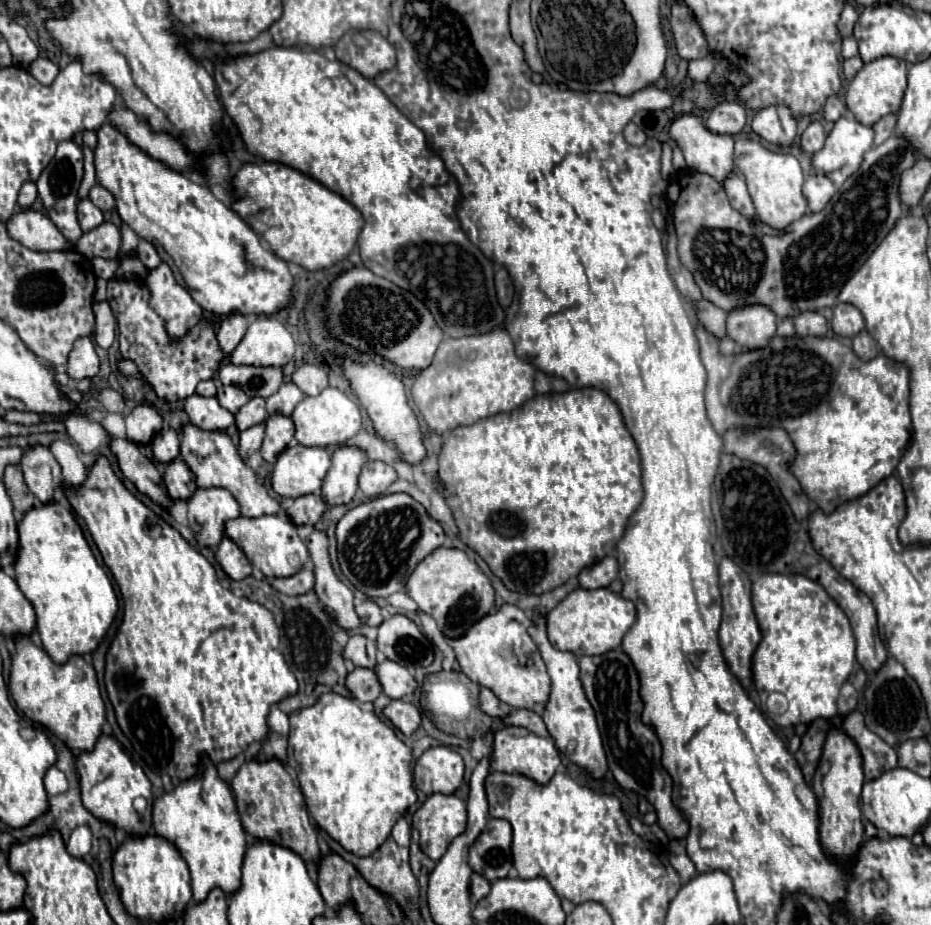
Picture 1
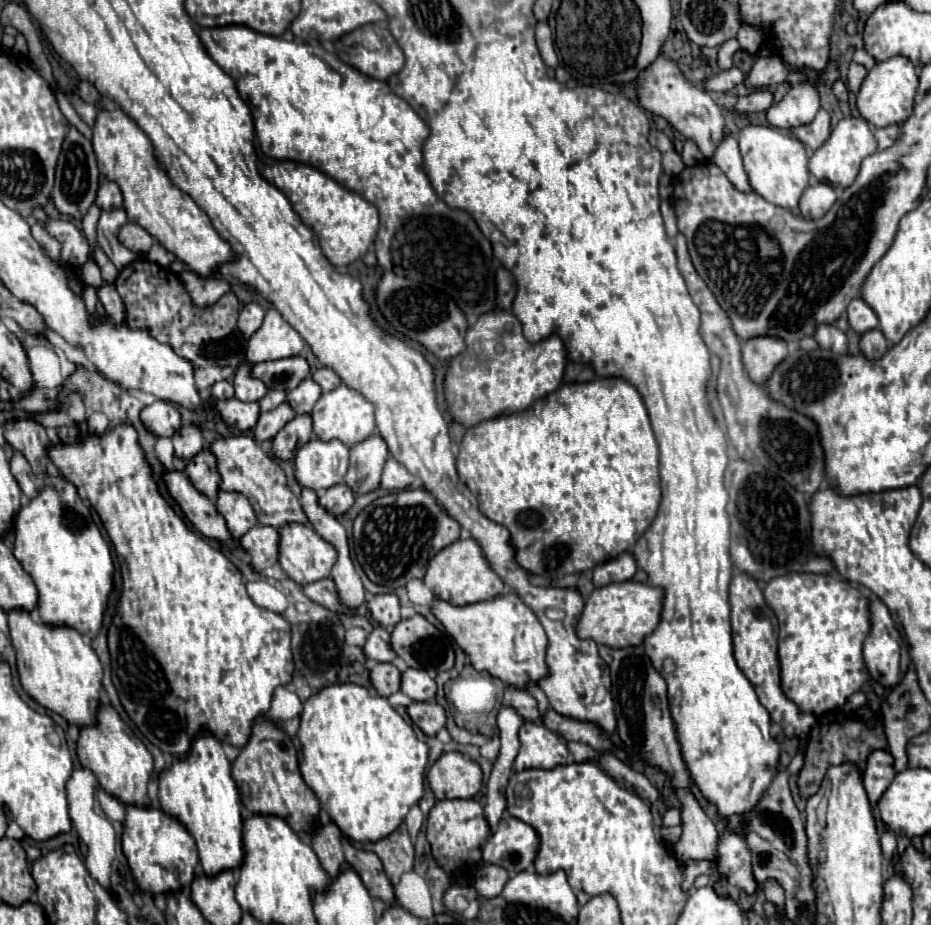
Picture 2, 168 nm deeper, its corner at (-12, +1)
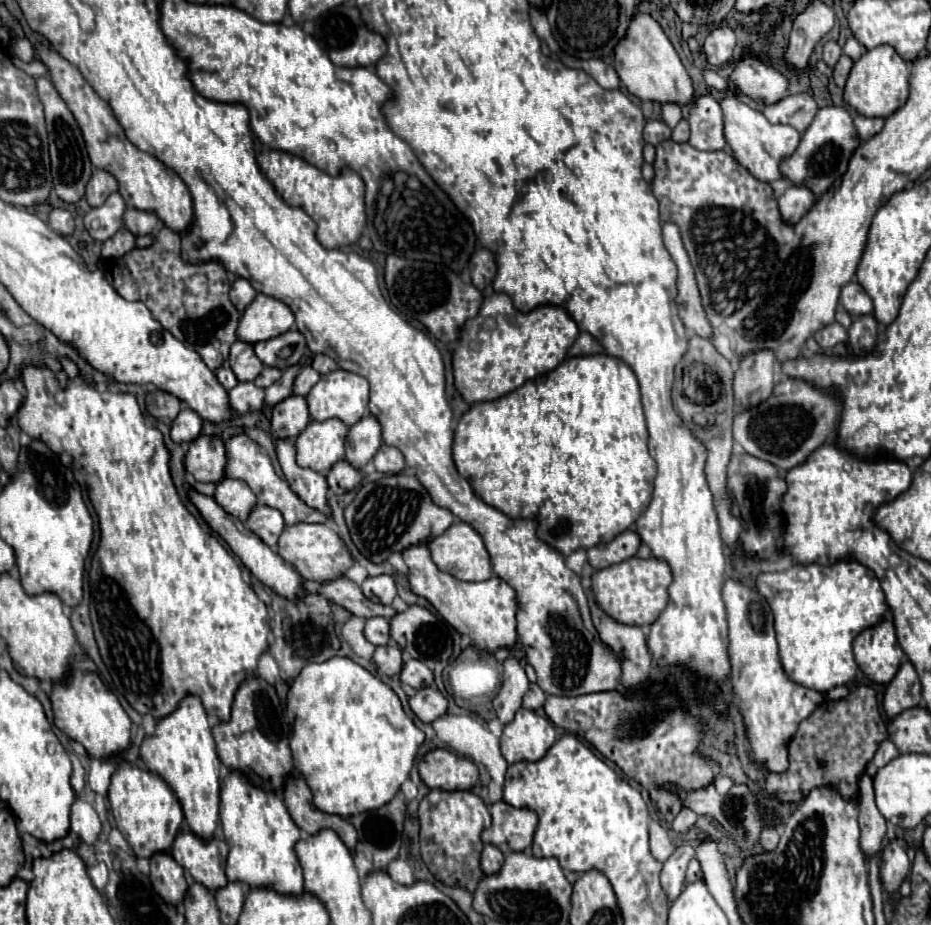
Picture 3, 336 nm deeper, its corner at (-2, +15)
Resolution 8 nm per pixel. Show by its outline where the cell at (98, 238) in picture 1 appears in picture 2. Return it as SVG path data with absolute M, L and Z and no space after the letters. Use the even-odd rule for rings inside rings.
M125 223L119 229L119 241L133 253L149 251L149 247L153 245L153 237L143 227L139 227L135 223Z

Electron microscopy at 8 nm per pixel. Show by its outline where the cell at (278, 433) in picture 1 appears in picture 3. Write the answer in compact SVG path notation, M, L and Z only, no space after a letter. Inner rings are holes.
M291 395L273 407L271 435L283 439L295 439L309 423L309 409L305 397Z

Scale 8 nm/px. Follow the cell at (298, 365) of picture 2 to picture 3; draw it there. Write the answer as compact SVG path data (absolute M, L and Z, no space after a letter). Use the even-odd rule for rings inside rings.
M289 329L281 337L273 337L269 341L255 343L255 355L269 367L287 369L297 365L307 351L305 337L297 329Z

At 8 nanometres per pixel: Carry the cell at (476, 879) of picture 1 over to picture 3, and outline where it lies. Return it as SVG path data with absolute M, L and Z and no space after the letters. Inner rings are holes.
M485 845L483 855L481 855L481 869L483 869L485 875L497 873L501 869L503 861L505 861L505 857L503 857L503 853L495 845Z

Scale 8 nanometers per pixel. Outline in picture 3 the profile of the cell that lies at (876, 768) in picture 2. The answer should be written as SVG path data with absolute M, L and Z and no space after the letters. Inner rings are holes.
M865 773L859 781L859 827L861 827L861 851L865 859L881 851L881 841L885 837L885 817L875 805L873 781Z

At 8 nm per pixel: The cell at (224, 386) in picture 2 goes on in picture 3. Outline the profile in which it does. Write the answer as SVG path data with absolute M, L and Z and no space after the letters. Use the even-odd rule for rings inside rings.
M221 367L219 371L217 371L217 379L219 379L219 383L225 387L225 389L233 389L239 381L237 381L237 377L235 377L235 373L231 371L231 367Z

